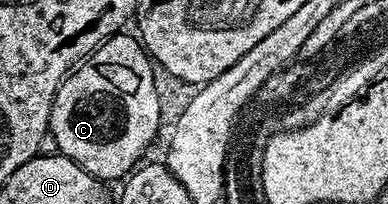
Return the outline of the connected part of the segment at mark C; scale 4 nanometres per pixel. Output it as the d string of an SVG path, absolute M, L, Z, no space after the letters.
M118 34L104 40L61 81L49 115L48 135L55 138L58 153L74 160L102 182L128 177L138 167L140 156L148 150L149 143L161 128L161 100L157 97L151 57L136 35L125 35Z

